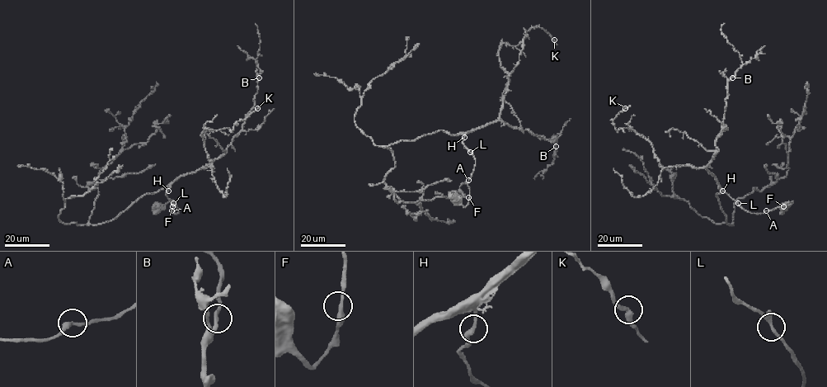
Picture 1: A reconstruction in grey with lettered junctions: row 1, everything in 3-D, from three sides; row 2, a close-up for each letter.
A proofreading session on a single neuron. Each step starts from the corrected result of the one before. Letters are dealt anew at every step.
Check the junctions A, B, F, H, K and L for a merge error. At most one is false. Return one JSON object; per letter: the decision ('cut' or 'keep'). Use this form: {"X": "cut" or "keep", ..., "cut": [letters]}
{"A": "keep", "B": "keep", "F": "keep", "H": "keep", "K": "keep", "L": "keep", "cut": []}

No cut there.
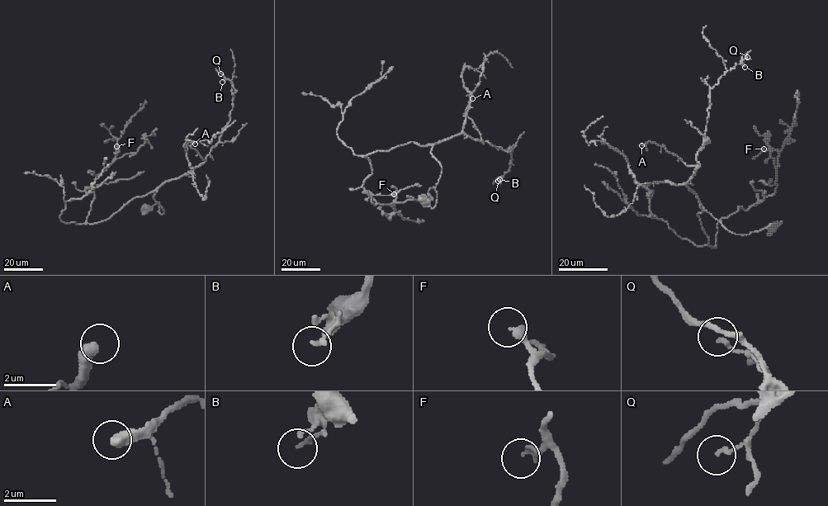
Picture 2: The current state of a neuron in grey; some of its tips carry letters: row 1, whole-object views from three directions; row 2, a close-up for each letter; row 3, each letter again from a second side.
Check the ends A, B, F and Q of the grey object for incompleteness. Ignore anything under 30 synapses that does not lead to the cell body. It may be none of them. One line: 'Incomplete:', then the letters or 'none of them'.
Incomplete: none of them

